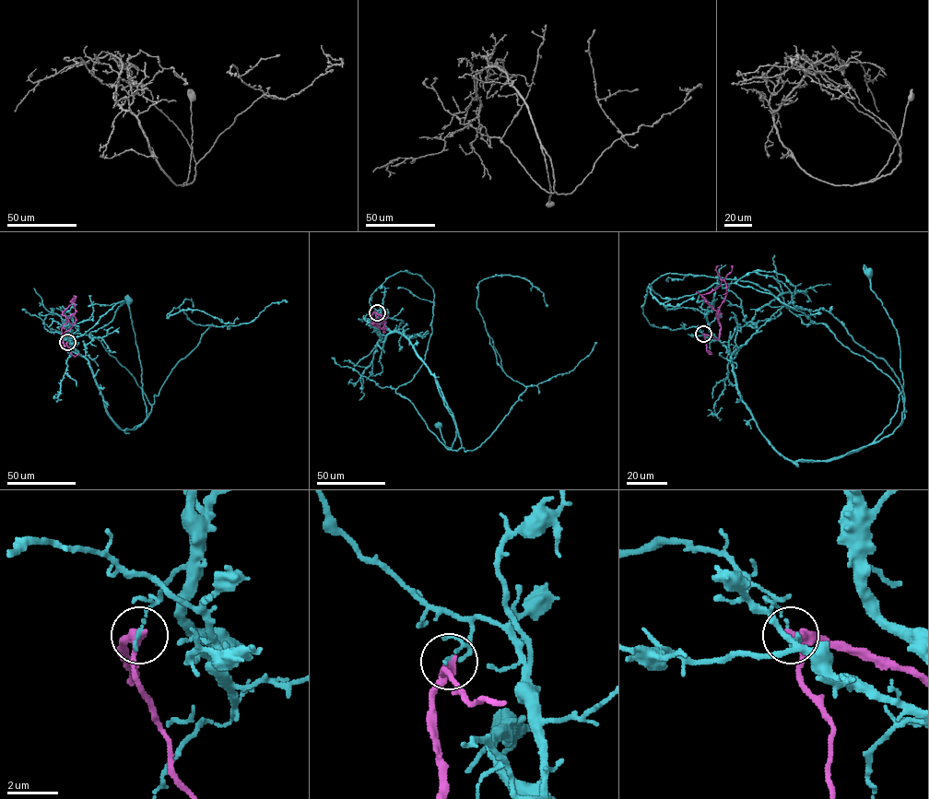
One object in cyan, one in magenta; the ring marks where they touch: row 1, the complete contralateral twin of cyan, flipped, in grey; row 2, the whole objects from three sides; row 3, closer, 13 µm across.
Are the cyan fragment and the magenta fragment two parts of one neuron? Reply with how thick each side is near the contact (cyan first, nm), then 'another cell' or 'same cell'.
140 nm thick on the cyan side, 320 nm on the other; another cell

